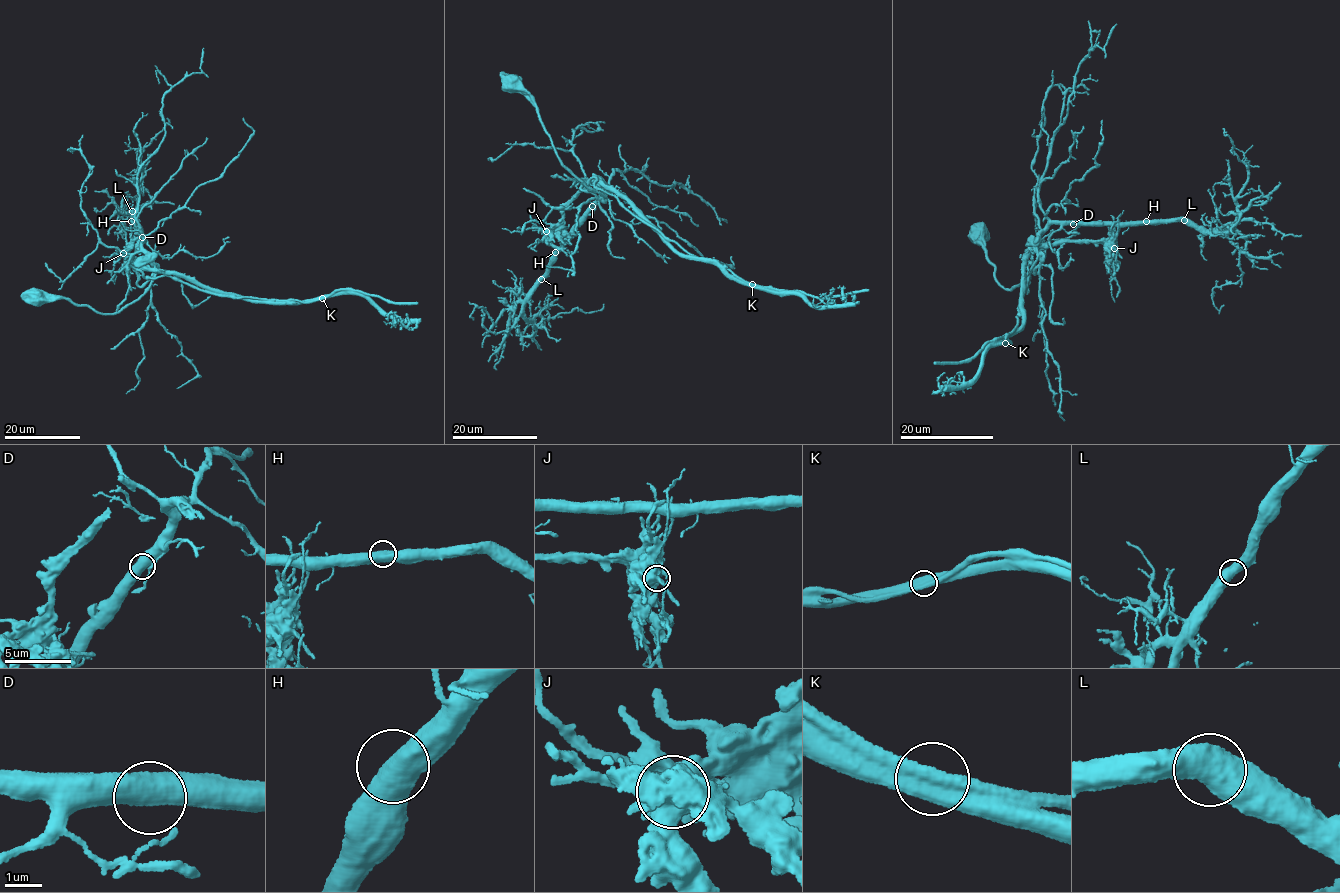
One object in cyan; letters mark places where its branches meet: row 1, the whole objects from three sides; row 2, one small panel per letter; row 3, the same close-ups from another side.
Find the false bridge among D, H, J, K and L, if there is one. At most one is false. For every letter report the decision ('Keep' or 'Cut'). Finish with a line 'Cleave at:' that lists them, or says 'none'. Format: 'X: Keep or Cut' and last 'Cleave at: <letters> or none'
D: Keep
H: Keep
J: Keep
K: Cut
L: Keep
Cleave at: K

